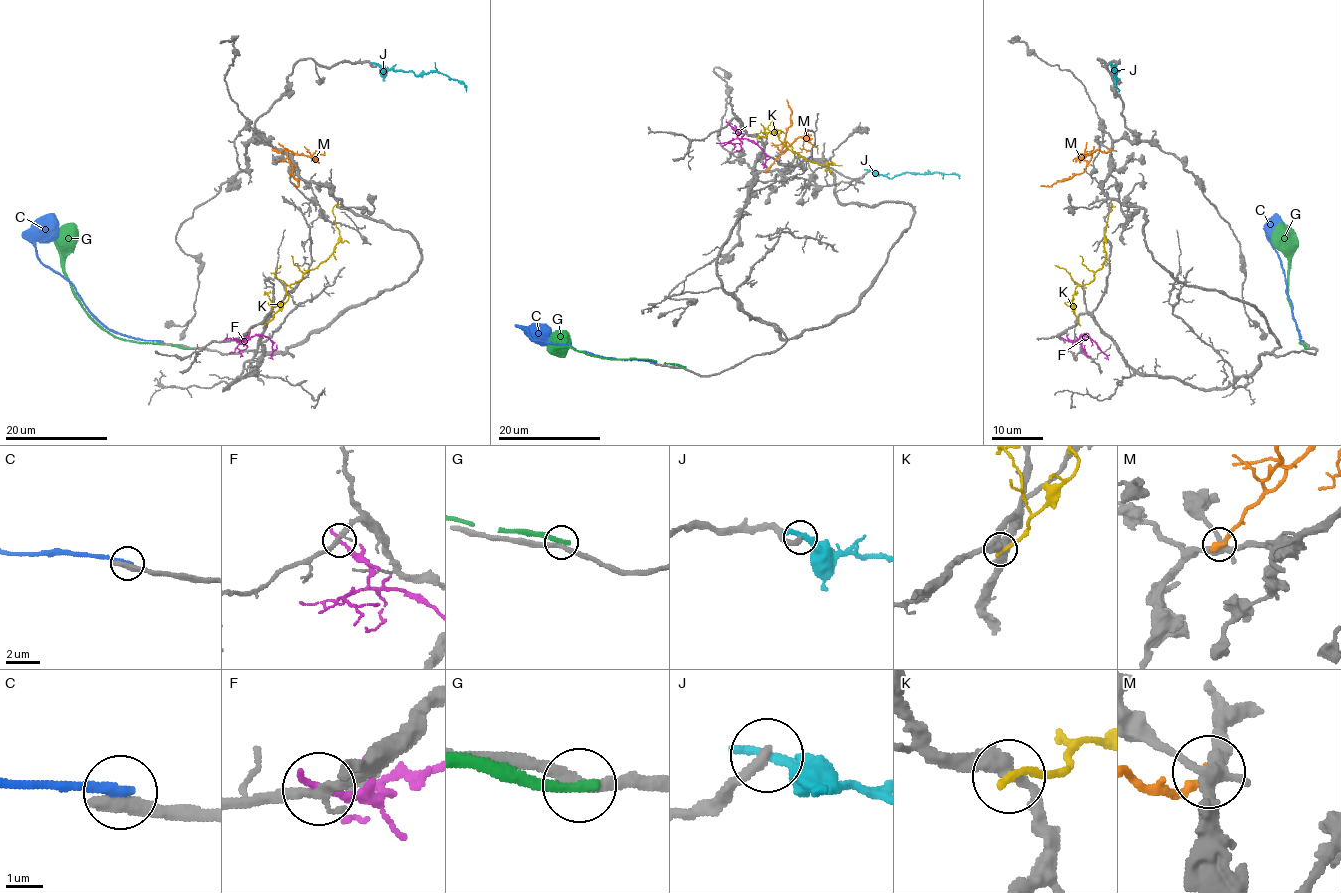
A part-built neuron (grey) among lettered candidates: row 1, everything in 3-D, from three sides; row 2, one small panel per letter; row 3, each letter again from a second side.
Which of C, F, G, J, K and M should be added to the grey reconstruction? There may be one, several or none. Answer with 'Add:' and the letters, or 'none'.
Add: none

